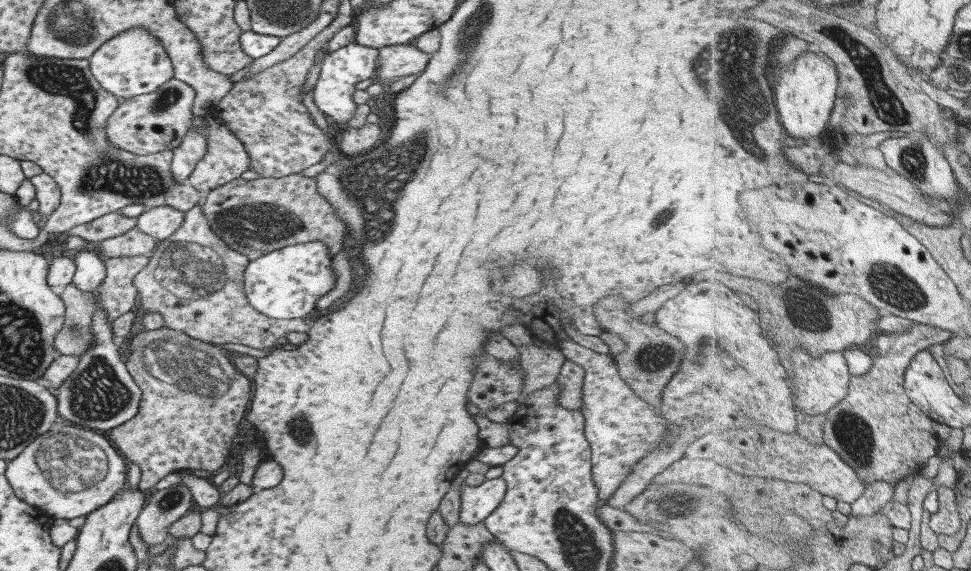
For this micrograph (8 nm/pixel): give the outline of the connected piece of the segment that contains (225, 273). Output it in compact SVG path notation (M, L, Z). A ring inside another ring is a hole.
M194 205L185 212L180 228L158 242L149 263L134 277L138 306L161 314L166 327L210 344L232 342L266 350L277 346L276 340L288 332L308 332L311 318L274 319L250 304L243 281L250 260L214 234L201 205Z

